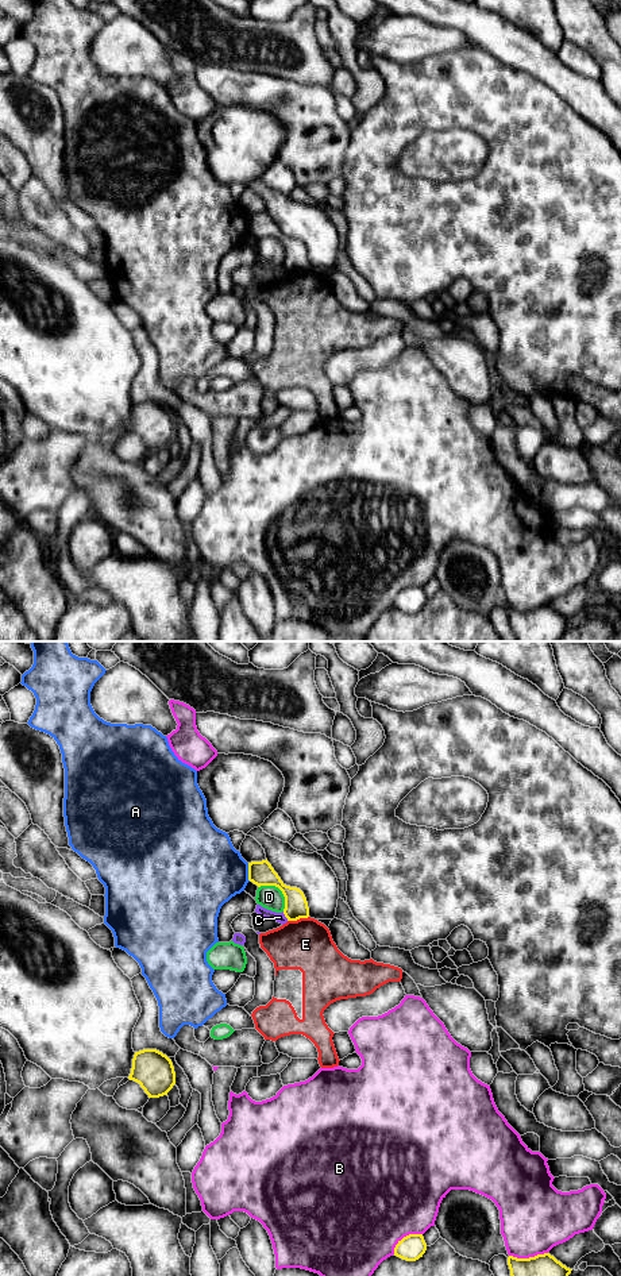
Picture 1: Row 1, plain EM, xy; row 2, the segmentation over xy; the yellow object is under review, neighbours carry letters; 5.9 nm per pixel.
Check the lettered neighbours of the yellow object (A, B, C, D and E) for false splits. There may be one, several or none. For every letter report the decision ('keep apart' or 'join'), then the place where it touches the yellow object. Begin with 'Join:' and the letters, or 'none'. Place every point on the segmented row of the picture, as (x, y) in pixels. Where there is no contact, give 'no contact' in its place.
Join: none
A: keep apart; contact xy (249, 872)
B: keep apart; contact xy (529, 1257)
C: keep apart; contact xy (285, 916)
D: keep apart; contact xy (280, 889)
E: keep apart; contact xy (297, 918)

